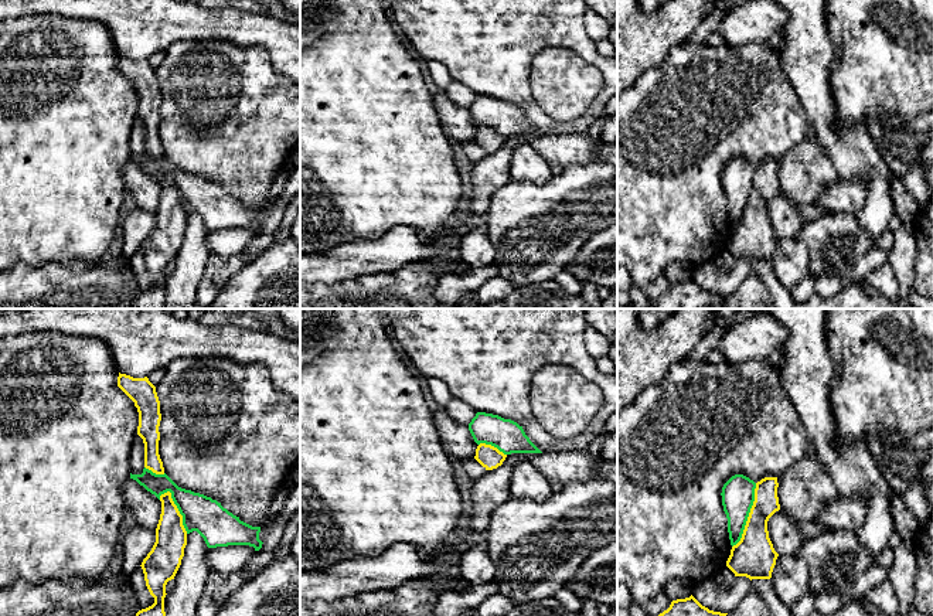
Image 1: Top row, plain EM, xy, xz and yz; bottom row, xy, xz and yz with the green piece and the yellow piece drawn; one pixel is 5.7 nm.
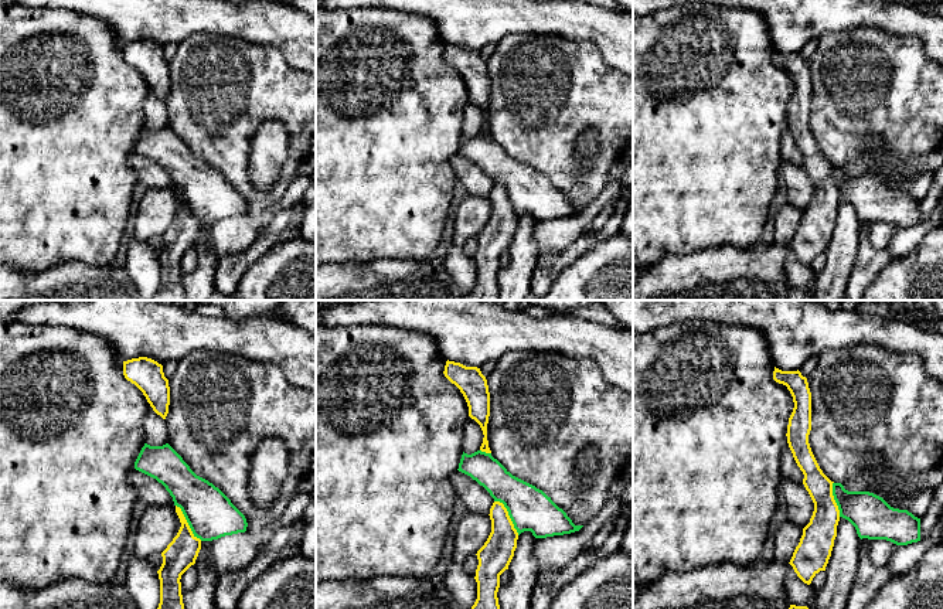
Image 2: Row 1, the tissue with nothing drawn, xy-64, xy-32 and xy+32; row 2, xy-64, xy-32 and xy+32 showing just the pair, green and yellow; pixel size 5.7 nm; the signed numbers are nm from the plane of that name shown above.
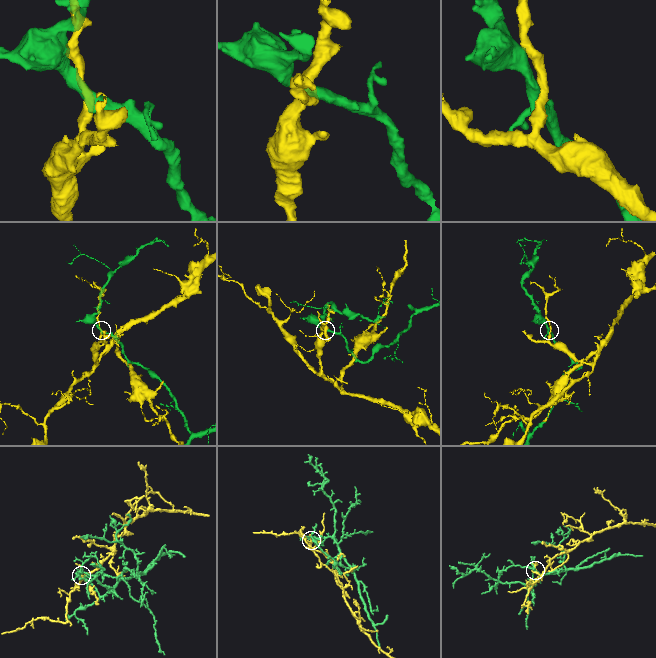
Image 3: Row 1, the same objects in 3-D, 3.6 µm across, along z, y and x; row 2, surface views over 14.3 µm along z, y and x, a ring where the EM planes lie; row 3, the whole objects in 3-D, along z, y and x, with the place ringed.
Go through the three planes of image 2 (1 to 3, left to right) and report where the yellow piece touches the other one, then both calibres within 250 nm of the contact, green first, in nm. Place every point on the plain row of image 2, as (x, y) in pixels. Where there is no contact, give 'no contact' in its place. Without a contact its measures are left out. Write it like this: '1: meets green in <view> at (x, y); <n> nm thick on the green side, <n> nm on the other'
1: meets green in xy-64 at (187, 204); 280 nm thick on the green side, 180 nm on the other
2: meets green in xy-32 at (509, 197); 240 nm thick on the green side, 180 nm on the other
3: meets green in xy+32 at (834, 181); 240 nm thick on the green side, 180 nm on the other

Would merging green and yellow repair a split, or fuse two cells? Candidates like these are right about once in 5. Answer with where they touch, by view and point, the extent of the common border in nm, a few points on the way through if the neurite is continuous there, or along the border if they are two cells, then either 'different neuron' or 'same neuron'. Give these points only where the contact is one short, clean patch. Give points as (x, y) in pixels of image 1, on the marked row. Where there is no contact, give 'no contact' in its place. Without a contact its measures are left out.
yz (748, 516) | 400 nm | different neuron

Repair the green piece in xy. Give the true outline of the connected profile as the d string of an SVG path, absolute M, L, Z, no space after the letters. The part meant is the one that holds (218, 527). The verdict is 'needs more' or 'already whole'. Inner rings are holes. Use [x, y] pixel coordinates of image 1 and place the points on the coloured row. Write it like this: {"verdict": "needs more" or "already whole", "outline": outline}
{"verdict": "already whole", "outline": "M143 469L142 474L132 474L147 491L160 496L170 491L174 504L183 515L183 525L187 534L197 531L208 548L228 545L249 545L255 551L262 548L259 540L261 527L252 527L229 513L217 500L191 490L178 487L166 473L156 474Z"}

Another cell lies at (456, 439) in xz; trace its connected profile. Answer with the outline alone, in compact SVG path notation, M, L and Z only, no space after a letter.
M437 405L433 409L433 422L443 449L453 460L474 459L479 445L474 442L469 426L453 421L443 406Z

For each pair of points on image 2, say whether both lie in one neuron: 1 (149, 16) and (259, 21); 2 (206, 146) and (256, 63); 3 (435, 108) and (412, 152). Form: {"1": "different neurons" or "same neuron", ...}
{"1": "same neuron", "2": "same neuron", "3": "same neuron"}

